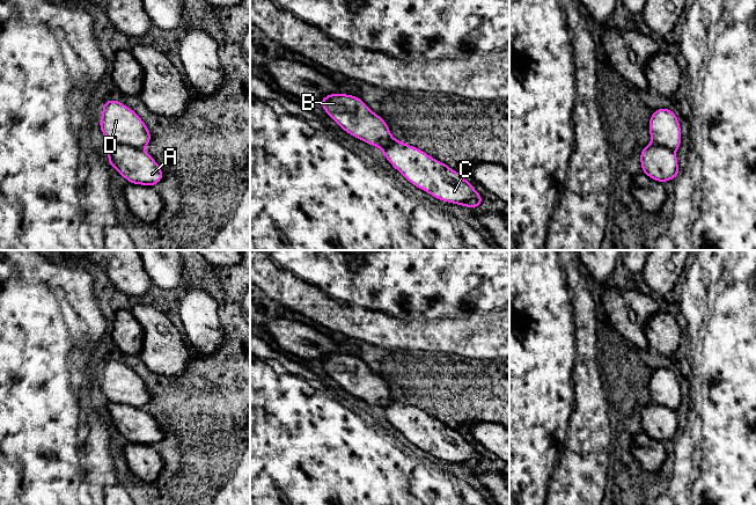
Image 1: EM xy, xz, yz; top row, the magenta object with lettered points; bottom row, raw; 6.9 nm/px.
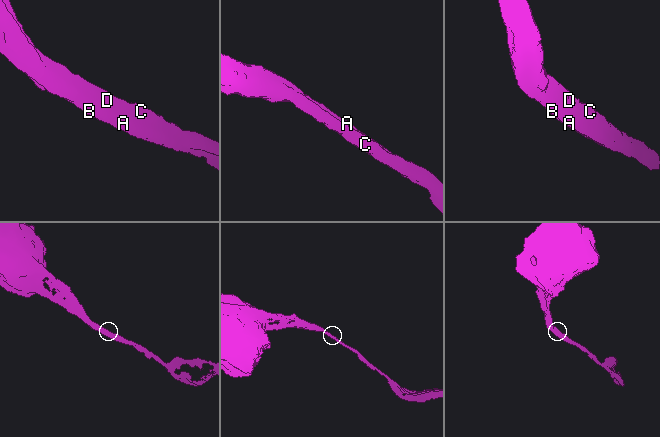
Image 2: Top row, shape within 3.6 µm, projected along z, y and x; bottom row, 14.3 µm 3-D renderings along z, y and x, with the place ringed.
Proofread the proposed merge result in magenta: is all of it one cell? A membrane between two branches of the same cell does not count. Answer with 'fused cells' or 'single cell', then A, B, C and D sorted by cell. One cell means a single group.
fused cells; groups A B / C D

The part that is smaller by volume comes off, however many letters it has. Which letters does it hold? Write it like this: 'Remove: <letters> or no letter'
Remove: A, B

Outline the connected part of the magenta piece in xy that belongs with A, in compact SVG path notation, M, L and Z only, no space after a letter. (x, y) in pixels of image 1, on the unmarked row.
M110 402L108 413L110 425L129 442L154 446L163 438L163 431L159 424L144 409Z

